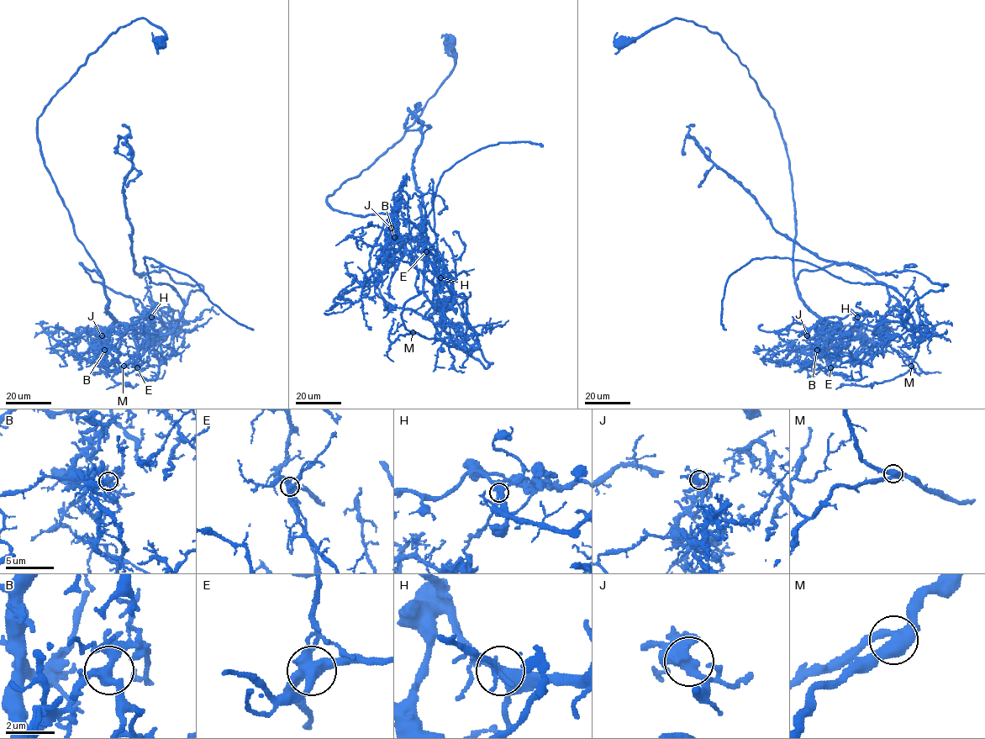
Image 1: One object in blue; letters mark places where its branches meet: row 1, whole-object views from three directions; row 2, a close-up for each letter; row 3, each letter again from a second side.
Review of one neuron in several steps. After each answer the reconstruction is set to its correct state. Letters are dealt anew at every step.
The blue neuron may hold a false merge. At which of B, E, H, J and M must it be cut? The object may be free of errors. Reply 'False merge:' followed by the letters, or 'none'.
False merge: E

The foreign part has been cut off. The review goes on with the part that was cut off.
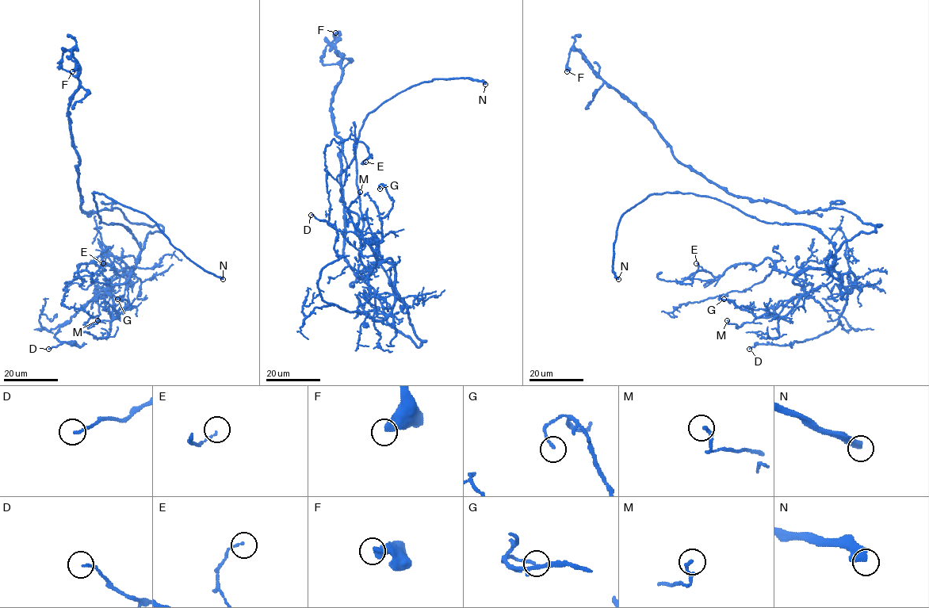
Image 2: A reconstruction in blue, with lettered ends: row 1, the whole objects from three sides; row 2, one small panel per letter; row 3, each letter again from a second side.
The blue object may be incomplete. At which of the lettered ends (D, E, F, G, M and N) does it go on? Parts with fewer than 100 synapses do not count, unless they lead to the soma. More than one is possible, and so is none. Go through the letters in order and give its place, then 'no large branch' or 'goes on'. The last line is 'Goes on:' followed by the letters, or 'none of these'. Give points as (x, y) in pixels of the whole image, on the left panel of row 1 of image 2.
D: at (48, 349); no large branch
E: at (103, 263); no large branch
F: at (72, 71); no large branch
G: at (117, 299); no large branch
M: at (97, 320); no large branch
N: at (223, 279); goes on
Goes on: N

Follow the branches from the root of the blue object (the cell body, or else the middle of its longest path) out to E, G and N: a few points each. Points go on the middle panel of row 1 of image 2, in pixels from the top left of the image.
E: (422, 344), (395, 269), (341, 198), (355, 142), (365, 162)
G: (422, 344), (394, 293), (395, 265), (388, 258), (372, 269), (380, 219), (393, 202), (380, 189)
N: (422, 344), (362, 236), (356, 140), (369, 112), (413, 86), (454, 78), (485, 84)

